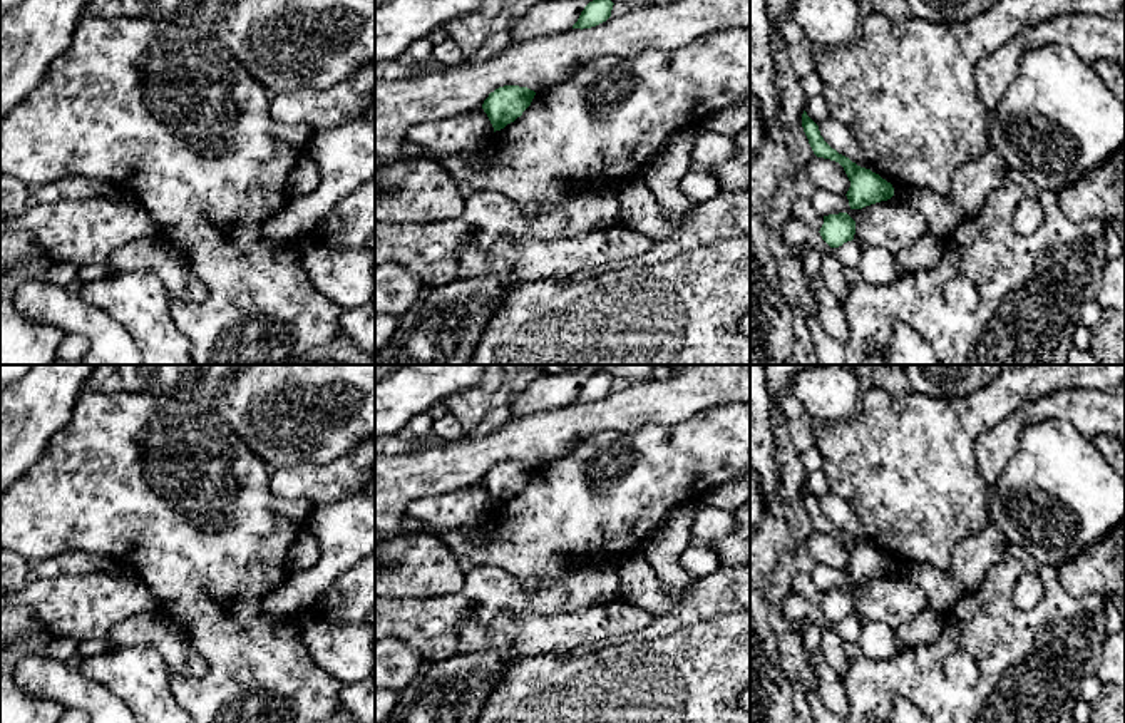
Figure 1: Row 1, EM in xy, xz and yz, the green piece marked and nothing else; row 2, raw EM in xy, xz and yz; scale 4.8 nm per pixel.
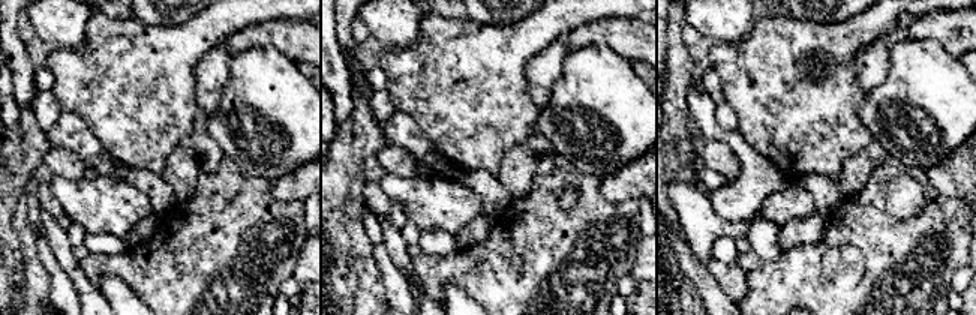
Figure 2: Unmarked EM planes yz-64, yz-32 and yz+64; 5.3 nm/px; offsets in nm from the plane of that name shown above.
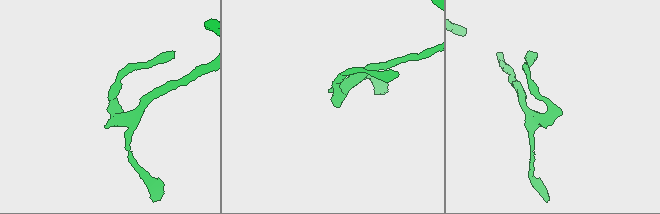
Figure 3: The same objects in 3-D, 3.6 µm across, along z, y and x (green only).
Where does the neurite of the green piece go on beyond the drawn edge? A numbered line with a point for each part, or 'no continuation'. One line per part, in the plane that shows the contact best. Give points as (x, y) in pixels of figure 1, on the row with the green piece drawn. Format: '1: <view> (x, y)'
no continuation

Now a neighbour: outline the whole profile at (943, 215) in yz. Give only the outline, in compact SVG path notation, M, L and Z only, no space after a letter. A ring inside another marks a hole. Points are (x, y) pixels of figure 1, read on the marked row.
M896 186L894 196L919 209L929 223L929 233L941 241L966 218L949 196L929 187Z

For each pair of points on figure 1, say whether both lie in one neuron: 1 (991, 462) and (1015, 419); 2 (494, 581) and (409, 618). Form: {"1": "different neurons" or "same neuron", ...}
{"1": "same neuron", "2": "same neuron"}

